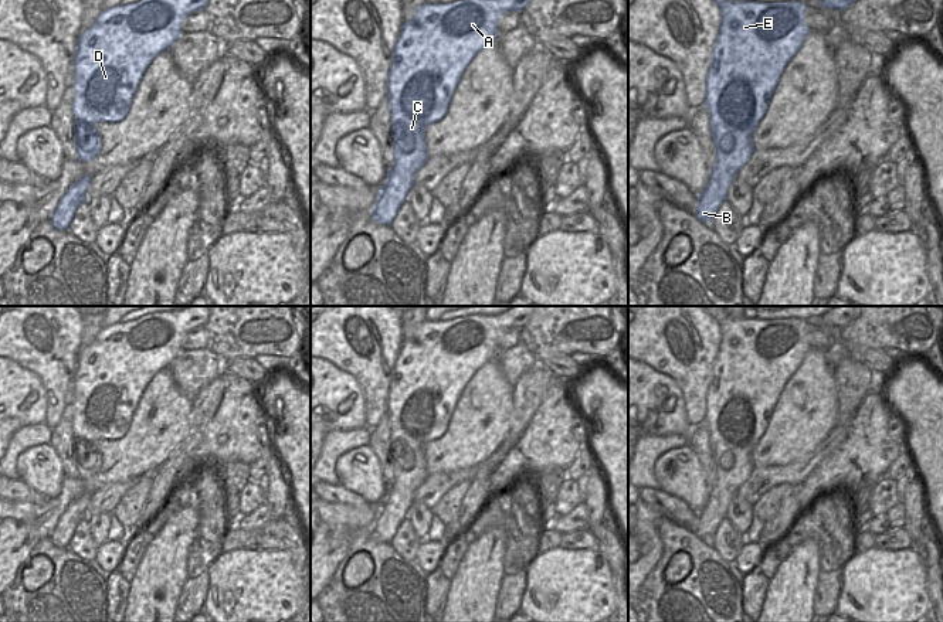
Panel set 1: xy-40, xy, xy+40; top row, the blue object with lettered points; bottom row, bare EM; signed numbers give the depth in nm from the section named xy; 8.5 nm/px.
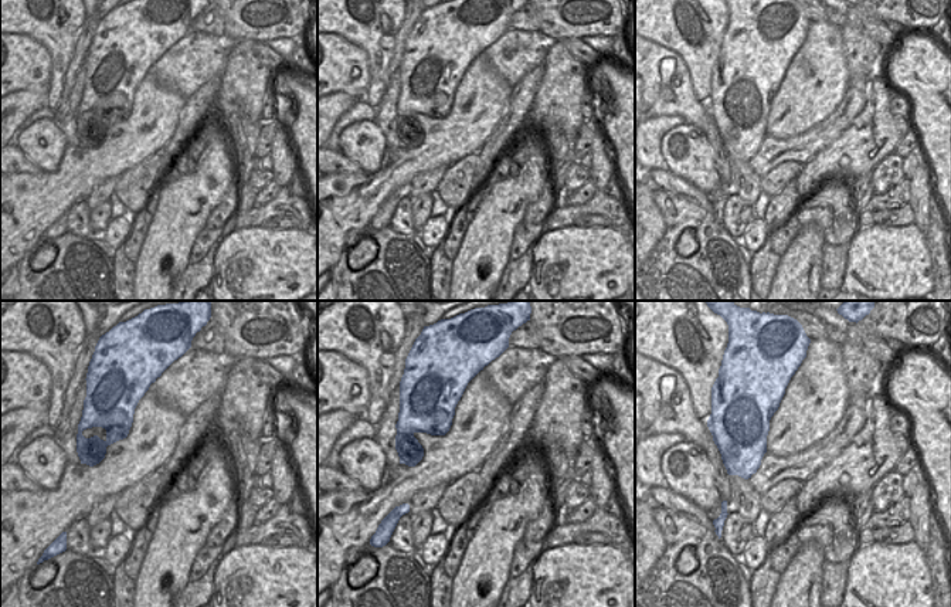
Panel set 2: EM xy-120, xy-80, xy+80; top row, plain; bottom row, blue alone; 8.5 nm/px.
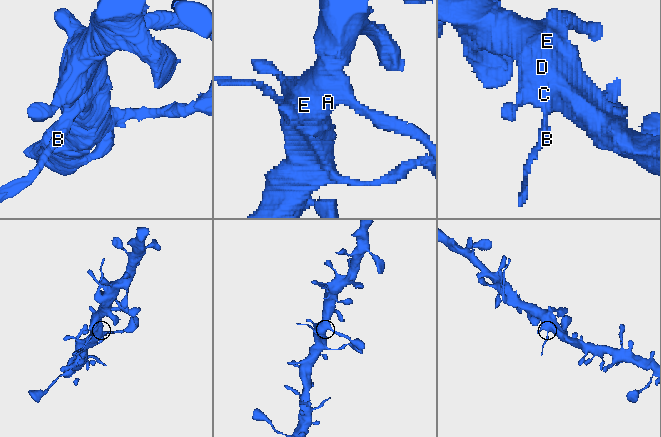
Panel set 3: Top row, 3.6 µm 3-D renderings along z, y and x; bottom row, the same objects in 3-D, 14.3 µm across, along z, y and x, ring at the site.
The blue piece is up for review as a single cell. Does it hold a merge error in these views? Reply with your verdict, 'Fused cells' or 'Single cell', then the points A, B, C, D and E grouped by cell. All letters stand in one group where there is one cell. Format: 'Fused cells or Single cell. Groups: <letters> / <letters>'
Single cell. Groups: A B C D E

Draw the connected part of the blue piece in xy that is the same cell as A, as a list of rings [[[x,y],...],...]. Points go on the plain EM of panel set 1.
[[[513,306],[493,316],[472,315],[448,322],[424,320],[415,326],[410,339],[403,340],[394,363],[387,402],[394,483],[389,486],[372,527],[379,541],[390,543],[406,519],[414,503],[414,492],[430,475],[425,465],[425,445],[445,434],[467,383],[484,364],[496,357],[499,350],[496,340],[501,333],[512,327],[522,329],[532,313],[533,306]]]

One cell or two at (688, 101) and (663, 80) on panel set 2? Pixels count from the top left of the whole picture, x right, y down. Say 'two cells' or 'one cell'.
one cell

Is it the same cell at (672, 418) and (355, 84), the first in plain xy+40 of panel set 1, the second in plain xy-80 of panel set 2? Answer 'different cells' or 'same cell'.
same cell

